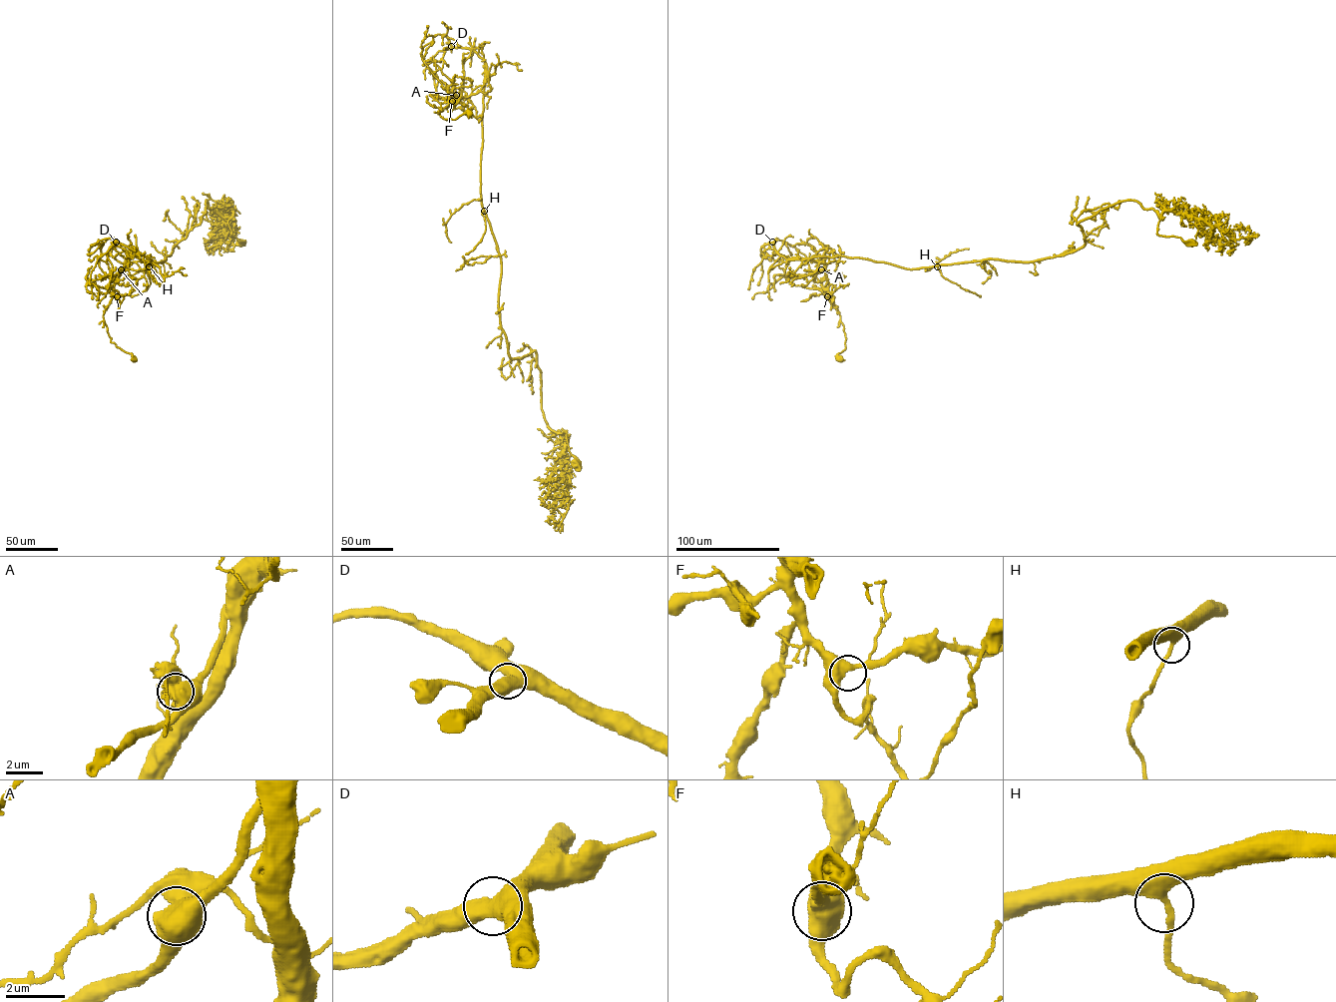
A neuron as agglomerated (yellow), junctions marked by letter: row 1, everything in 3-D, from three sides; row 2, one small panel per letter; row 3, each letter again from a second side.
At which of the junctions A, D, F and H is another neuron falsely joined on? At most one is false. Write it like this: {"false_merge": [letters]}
{"false_merge": ["A"]}

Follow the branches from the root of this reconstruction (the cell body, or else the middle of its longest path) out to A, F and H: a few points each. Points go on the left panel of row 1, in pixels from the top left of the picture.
A: (240, 243), (206, 201), (201, 222), (165, 260), (146, 268), (147, 255), (143, 260), (130, 254), (121, 269)
F: (240, 243), (206, 201), (201, 222), (163, 261), (146, 268), (147, 255), (128, 257), (117, 296)
H: (240, 243), (230, 236), (227, 222), (210, 209), (206, 201), (201, 222), (174, 247), (165, 260), (149, 266)

